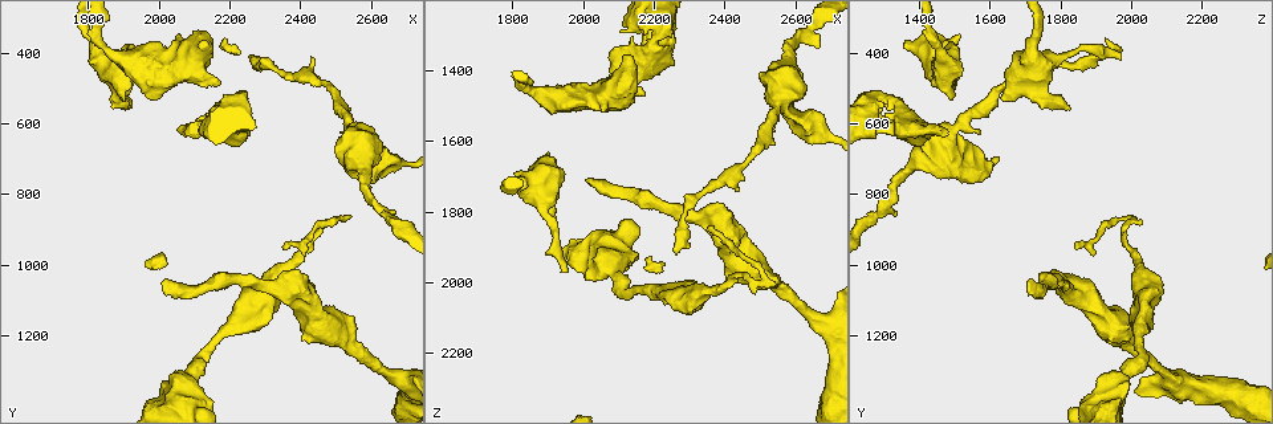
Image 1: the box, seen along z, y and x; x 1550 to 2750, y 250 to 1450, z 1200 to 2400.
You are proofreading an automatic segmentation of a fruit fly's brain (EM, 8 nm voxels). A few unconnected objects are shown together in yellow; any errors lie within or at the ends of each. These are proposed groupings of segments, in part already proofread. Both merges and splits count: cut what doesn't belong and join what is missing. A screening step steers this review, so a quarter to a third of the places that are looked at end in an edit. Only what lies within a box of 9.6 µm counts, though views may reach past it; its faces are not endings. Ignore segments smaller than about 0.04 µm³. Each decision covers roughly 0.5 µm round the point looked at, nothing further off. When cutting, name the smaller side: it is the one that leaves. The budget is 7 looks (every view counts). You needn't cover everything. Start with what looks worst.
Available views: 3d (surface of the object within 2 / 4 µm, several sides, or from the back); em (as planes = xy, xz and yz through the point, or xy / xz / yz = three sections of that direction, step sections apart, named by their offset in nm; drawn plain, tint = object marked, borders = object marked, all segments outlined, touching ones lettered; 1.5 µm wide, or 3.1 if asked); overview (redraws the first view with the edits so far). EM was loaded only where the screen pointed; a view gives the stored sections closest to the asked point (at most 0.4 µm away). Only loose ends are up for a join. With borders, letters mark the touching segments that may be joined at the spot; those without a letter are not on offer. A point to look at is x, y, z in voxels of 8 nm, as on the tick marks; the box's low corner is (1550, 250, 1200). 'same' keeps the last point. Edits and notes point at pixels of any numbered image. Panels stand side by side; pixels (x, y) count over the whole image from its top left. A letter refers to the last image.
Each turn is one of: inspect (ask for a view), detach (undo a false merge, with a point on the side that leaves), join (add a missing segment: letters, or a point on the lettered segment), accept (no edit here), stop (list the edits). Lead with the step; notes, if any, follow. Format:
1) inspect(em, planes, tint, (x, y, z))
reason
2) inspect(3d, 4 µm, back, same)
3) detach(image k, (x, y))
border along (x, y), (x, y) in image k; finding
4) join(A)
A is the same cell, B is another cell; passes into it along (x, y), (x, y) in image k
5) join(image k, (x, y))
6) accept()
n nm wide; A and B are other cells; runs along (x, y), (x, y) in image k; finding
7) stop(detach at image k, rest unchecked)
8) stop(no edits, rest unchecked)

inspect(3d, 4 µm, (2050, 610, 1460))
branch stops here

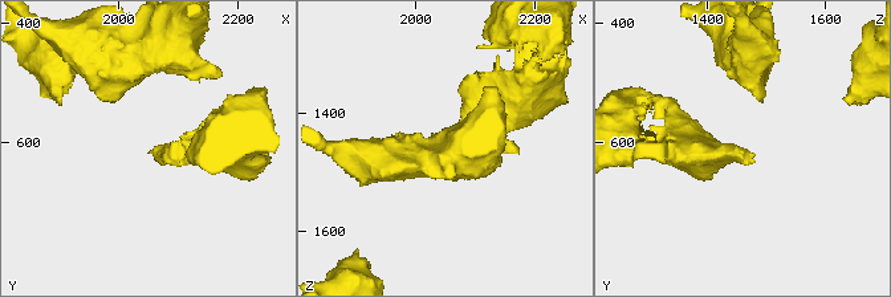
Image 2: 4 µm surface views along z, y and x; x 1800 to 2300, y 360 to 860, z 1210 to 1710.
inspect(em, planes, borders, (2055, 615, 1465))

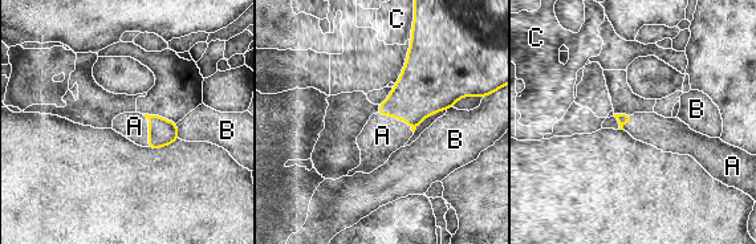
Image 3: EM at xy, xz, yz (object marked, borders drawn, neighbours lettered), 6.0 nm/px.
join(A)
A is the same cell, B and C are other cells; passes into it along (425, 88), (395, 117), (382, 135) in image 3; it goes on there

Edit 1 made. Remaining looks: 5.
inspect(overview)
see it whole again

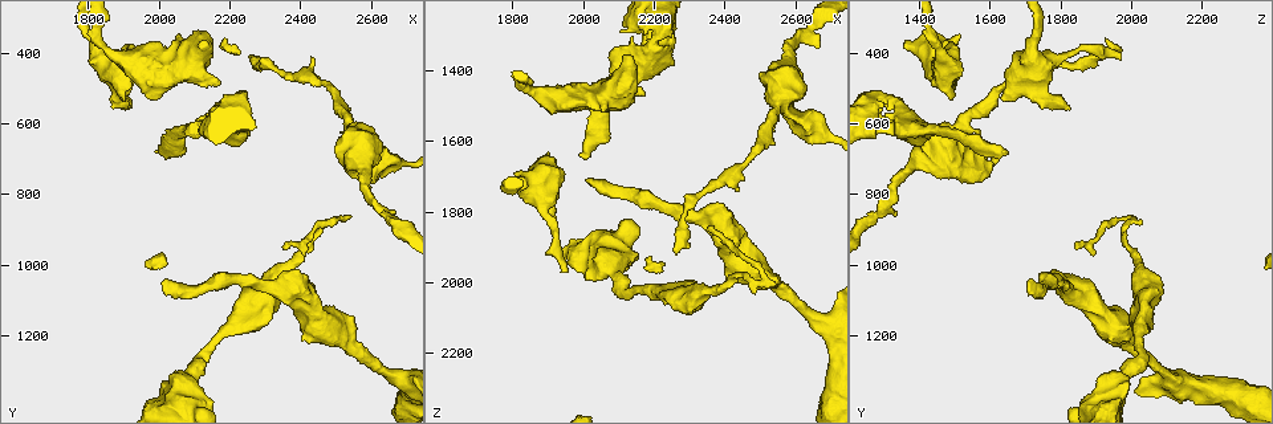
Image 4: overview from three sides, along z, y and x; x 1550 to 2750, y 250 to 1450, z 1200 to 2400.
inspect(3d, 4 µm, (1900, 530, 1630))
branch stops here

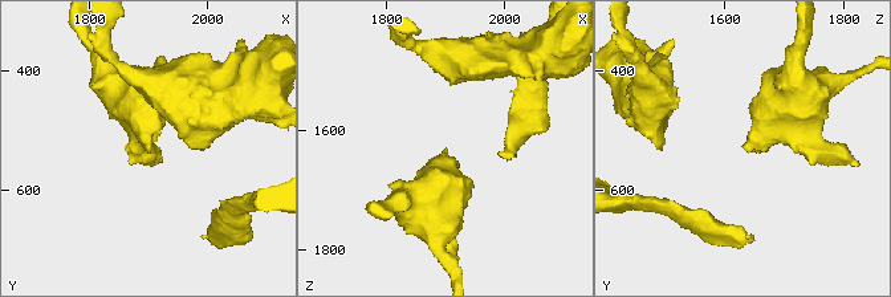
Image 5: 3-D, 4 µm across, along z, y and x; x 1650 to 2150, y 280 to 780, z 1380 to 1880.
inspect(em, xy, step 8, borders, (1895, 525, 1630))
need the tissue

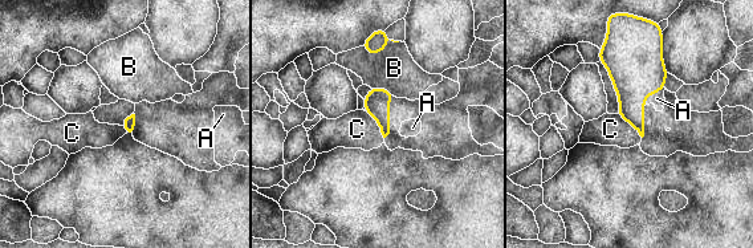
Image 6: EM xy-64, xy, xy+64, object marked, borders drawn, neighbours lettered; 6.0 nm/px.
inspect(em, xz, step 8, borders, same)
another direction

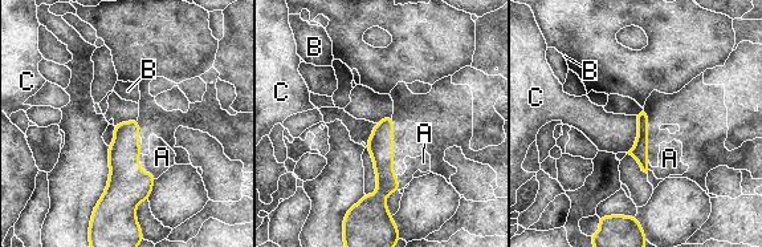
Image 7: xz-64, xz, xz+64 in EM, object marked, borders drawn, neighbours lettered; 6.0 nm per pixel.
join(A)
A is the same cell, B and C are other cells; the neuron continues

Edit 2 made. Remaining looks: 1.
stop(join at image 3, join at image 7, rest unchecked)

